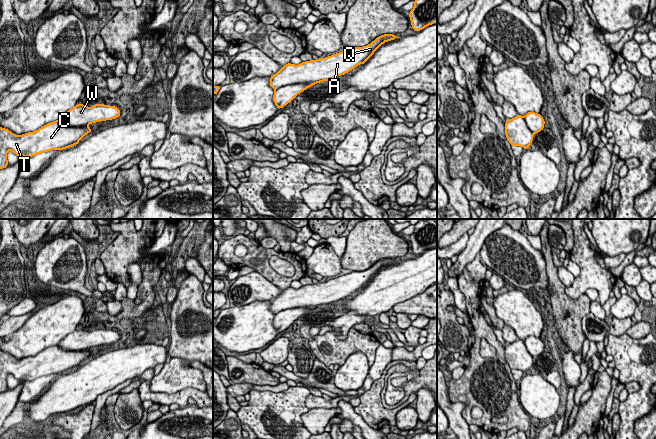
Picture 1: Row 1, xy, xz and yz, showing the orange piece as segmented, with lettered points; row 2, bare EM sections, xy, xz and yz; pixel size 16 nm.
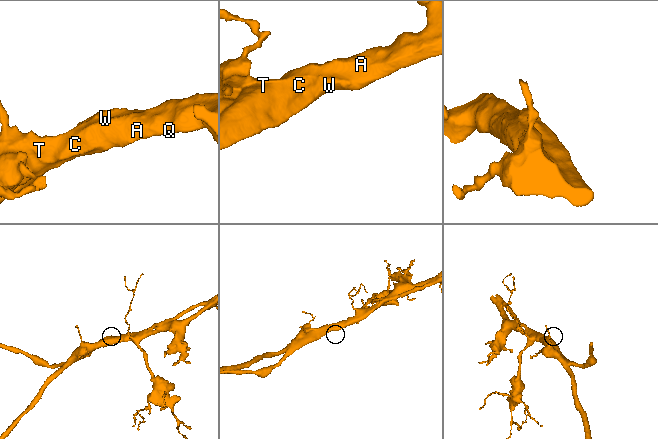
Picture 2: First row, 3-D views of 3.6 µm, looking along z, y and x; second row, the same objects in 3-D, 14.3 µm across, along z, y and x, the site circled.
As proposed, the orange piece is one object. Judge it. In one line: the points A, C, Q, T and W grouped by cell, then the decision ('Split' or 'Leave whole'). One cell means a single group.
Groups: A C Q T / W. Split

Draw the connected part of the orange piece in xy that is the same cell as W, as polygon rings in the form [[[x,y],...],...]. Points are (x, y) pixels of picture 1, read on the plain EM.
[[[77,328],[72,333],[68,334],[57,345],[67,351],[86,350],[91,347],[111,344],[119,341],[120,334],[115,330],[94,328],[92,331],[87,331],[84,328]]]

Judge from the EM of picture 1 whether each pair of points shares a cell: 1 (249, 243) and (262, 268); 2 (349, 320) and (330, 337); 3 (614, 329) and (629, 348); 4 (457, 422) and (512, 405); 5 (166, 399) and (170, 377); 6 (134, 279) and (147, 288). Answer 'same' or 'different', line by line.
1: same
2: different
3: different
4: different
5: different
6: different

